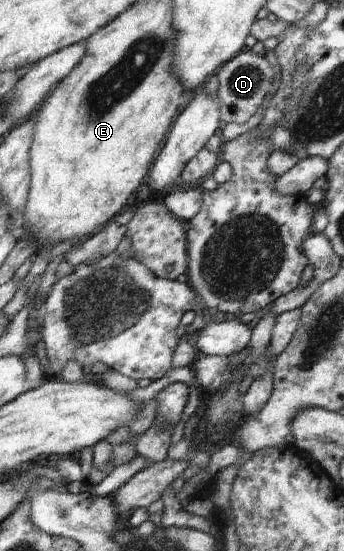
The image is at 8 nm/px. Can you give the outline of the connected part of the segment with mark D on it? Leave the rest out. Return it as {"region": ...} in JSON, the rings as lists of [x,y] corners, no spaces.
{"region":[[[248,49],[242,50],[236,58],[232,58],[230,62],[223,65],[220,72],[217,74],[219,81],[218,94],[221,100],[221,119],[223,124],[244,124],[250,120],[260,104],[262,97],[270,92],[270,84],[274,80],[274,69],[277,65],[272,66],[262,54],[253,54]]]}

